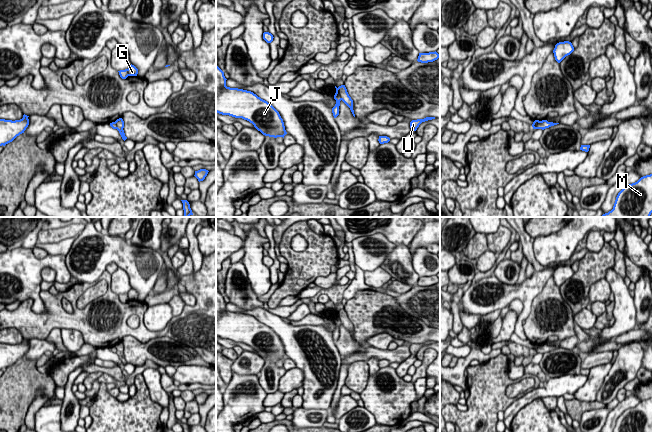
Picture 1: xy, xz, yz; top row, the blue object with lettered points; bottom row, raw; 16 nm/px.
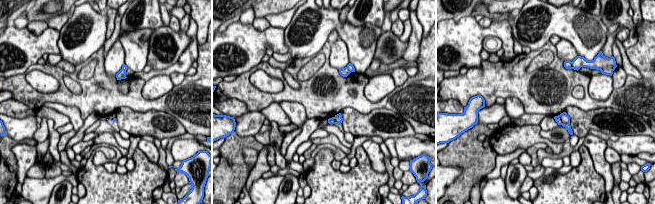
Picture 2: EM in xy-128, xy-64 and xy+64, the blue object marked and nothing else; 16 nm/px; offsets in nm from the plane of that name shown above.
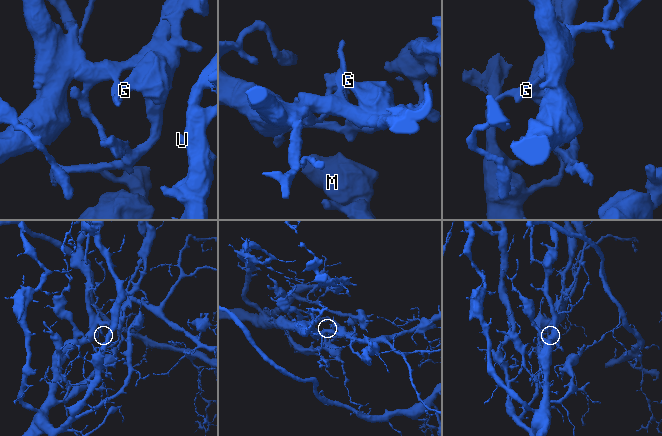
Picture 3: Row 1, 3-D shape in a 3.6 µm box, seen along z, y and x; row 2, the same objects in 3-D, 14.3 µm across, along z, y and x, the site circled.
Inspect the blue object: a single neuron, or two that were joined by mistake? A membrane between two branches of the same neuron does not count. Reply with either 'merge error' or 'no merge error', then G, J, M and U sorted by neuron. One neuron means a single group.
merge error | G / J M U

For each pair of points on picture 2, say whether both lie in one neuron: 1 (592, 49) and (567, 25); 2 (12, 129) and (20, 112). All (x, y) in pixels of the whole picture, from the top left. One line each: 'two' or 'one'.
1: one
2: two

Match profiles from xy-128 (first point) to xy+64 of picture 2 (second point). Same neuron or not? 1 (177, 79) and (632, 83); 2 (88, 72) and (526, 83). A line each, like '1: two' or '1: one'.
1: two
2: two

